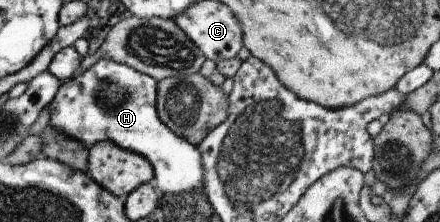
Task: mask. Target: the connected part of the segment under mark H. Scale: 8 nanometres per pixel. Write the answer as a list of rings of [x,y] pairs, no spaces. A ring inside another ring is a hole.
[[[103,58],[97,60],[93,67],[90,67],[88,70],[85,70],[83,73],[75,75],[69,81],[63,82],[62,86],[57,91],[56,96],[53,98],[53,101],[48,105],[49,106],[49,126],[54,127],[55,130],[61,132],[63,135],[66,135],[68,138],[77,140],[81,142],[86,148],[90,148],[92,145],[102,141],[112,141],[115,145],[118,145],[121,149],[132,151],[133,153],[141,154],[145,159],[149,160],[149,163],[153,166],[154,177],[157,179],[157,187],[160,193],[165,193],[169,195],[179,195],[189,192],[196,192],[196,189],[199,188],[202,190],[202,185],[204,184],[204,165],[201,161],[200,151],[194,146],[190,141],[187,141],[185,138],[179,137],[176,133],[173,133],[167,127],[158,116],[158,111],[156,108],[156,99],[157,99],[157,84],[158,81],[155,81],[152,77],[149,77],[147,74],[139,73],[135,70],[135,67],[129,67],[125,64],[114,62],[113,60],[108,60]]]

